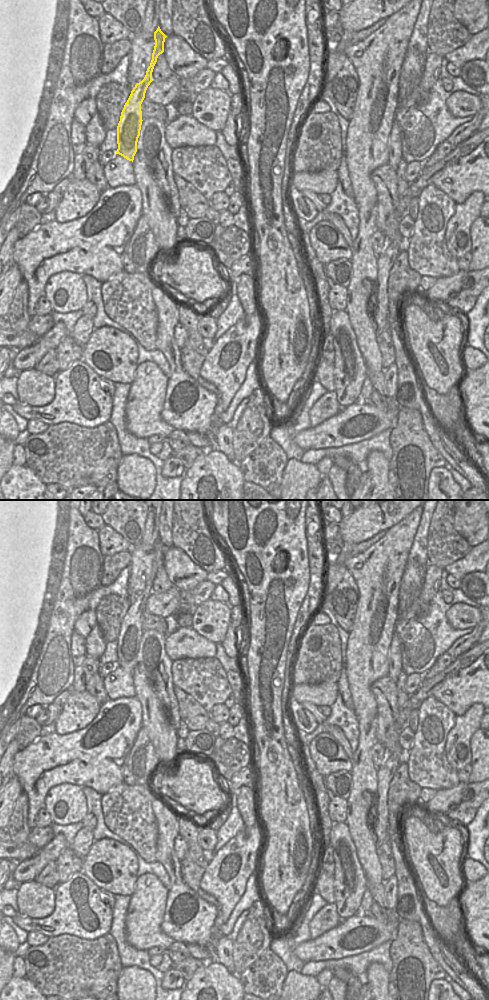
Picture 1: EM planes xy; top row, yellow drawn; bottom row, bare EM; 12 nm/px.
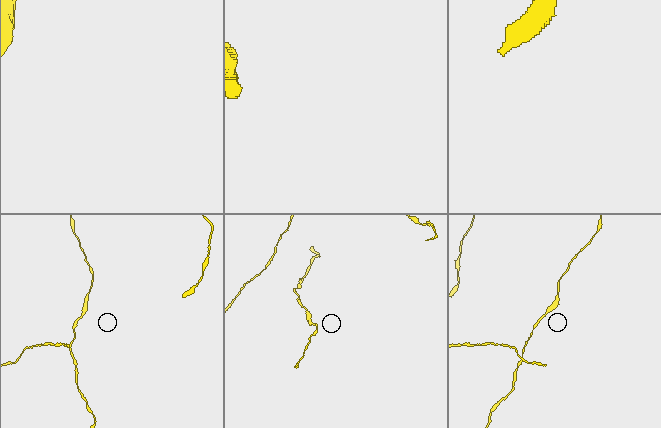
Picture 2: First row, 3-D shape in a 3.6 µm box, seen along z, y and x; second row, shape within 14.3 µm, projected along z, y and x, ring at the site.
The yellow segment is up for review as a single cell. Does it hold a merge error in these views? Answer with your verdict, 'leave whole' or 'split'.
split

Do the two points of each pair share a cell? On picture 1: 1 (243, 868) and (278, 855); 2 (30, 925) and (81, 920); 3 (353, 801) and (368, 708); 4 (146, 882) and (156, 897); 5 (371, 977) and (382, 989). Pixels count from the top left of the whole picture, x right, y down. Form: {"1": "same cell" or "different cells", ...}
{"1": "different cells", "2": "same cell", "3": "same cell", "4": "same cell", "5": "same cell"}

